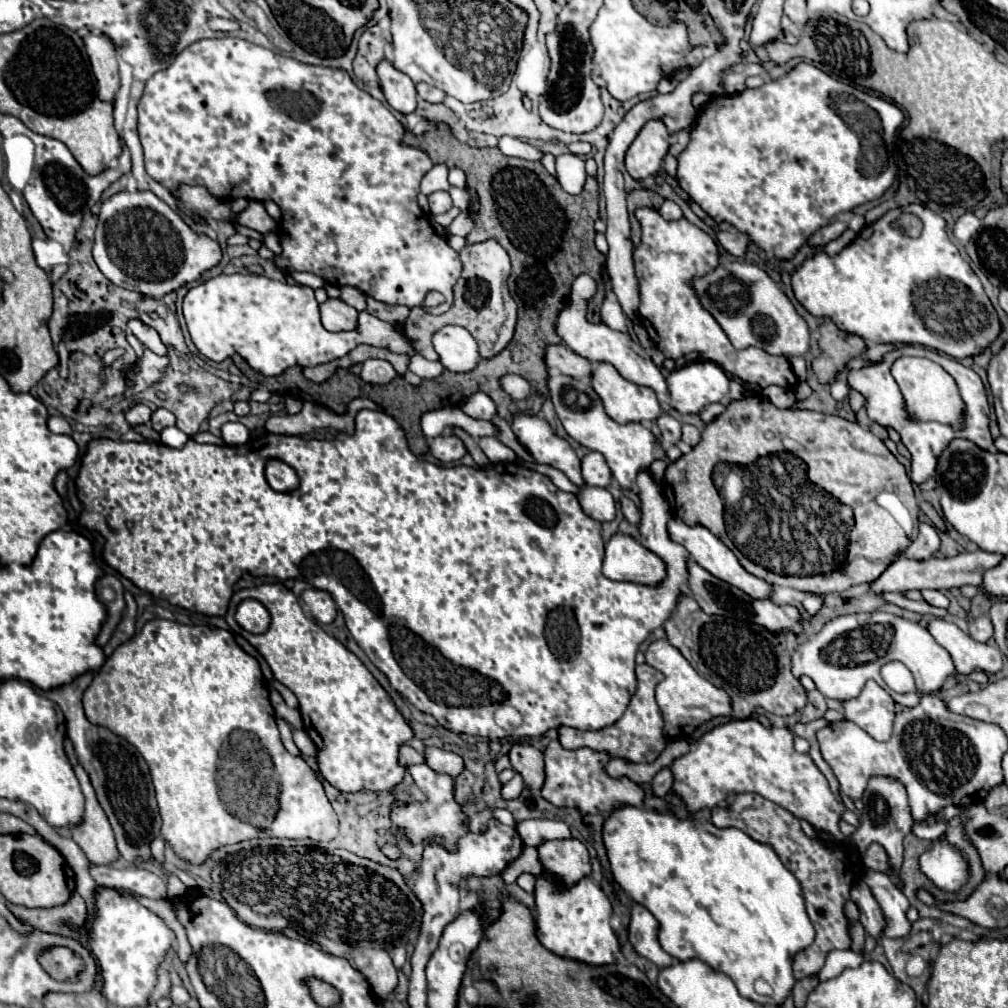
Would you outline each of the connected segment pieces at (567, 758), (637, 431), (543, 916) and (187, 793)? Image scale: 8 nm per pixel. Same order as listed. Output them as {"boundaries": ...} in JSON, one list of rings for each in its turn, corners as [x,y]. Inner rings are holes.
{"boundaries":[[[[557,740],[549,742],[545,748],[545,786],[541,788],[541,796],[555,806],[579,808],[589,814],[611,812],[619,806],[636,806],[643,804],[643,790],[631,782],[629,778],[613,780],[605,772],[605,764],[609,756],[603,752],[593,752],[589,748],[581,750],[565,750]]],[[[555,374],[549,378],[549,392],[551,392],[551,400],[555,406],[557,418],[561,420],[567,434],[571,438],[575,438],[581,446],[585,446],[589,450],[599,450],[605,456],[613,478],[619,482],[619,486],[623,490],[633,490],[635,478],[641,470],[645,470],[653,476],[651,464],[655,460],[667,460],[665,450],[661,448],[659,440],[655,438],[655,434],[651,430],[647,430],[641,424],[617,424],[615,420],[611,420],[605,414],[603,402],[591,388],[589,380],[583,382],[583,380],[571,378],[571,376]]],[[[539,876],[535,892],[537,936],[547,950],[559,954],[561,958],[587,962],[593,966],[605,966],[615,962],[615,952],[619,952],[619,940],[609,924],[611,904],[603,890],[597,884],[593,884],[591,878],[583,878],[571,888],[559,888],[553,886],[551,876]]],[[[161,618],[147,622],[139,634],[123,642],[105,660],[105,664],[93,678],[91,686],[83,694],[83,708],[85,708],[85,716],[89,718],[89,722],[101,724],[109,728],[113,734],[119,734],[121,738],[131,742],[131,746],[135,746],[139,754],[145,758],[145,762],[149,764],[155,798],[157,798],[159,814],[163,820],[161,836],[173,848],[173,852],[187,864],[203,864],[217,848],[227,846],[227,844],[237,844],[243,840],[251,840],[251,838],[271,838],[273,836],[273,838],[291,838],[291,840],[311,838],[317,842],[329,842],[337,836],[337,814],[333,812],[333,806],[323,790],[323,784],[317,772],[309,768],[303,758],[291,756],[285,750],[285,746],[281,744],[277,722],[275,722],[275,712],[269,702],[269,690],[261,674],[259,662],[237,646],[231,632],[219,630],[219,628],[207,628],[207,626],[185,626],[185,624],[177,624],[177,622],[161,620]]]]}

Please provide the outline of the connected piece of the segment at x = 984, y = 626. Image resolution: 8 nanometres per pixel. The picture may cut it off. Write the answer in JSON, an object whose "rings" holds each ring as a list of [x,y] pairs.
{"rings":[[[987,616],[975,618],[975,620],[969,624],[969,632],[971,632],[971,638],[973,638],[973,640],[977,640],[977,642],[987,642],[987,640],[993,636],[991,620],[989,620]]]}

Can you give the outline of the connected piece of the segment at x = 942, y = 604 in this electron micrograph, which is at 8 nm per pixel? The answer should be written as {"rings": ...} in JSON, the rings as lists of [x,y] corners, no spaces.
{"rings":[[[923,590],[923,600],[929,604],[929,606],[935,606],[935,608],[947,608],[949,606],[949,600],[943,592],[939,590]]]}

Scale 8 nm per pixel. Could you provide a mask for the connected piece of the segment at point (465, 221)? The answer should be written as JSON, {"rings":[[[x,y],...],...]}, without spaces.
{"rings":[[[461,212],[461,214],[449,224],[449,232],[451,232],[451,234],[457,234],[457,236],[467,236],[471,230],[473,230],[473,222],[471,222],[469,214],[465,214],[465,212]]]}

